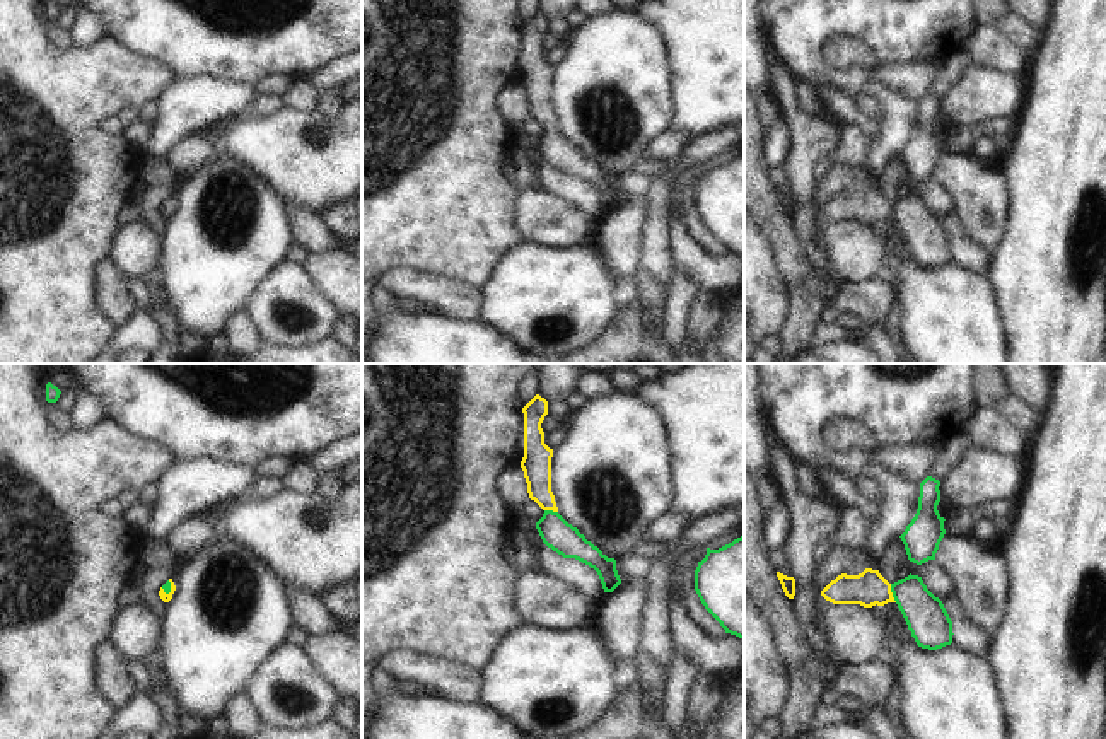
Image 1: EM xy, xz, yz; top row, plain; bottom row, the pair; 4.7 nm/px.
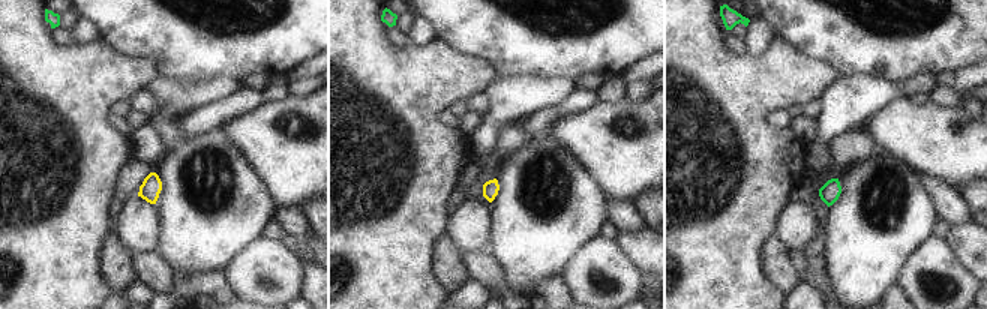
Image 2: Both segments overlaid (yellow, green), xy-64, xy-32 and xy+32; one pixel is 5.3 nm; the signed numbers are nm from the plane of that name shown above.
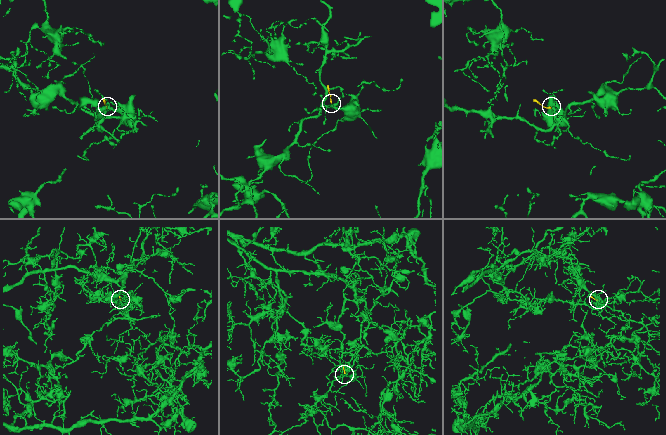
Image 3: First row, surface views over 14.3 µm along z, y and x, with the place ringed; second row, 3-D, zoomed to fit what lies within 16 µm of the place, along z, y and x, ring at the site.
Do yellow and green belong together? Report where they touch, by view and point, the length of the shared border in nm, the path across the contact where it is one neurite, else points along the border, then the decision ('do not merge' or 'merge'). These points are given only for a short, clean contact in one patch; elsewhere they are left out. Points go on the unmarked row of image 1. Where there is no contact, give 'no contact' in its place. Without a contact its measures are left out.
contact yz (891, 210); length 90 nm; way yz (869, 205), (891, 210), (900, 210), (927, 238); merge

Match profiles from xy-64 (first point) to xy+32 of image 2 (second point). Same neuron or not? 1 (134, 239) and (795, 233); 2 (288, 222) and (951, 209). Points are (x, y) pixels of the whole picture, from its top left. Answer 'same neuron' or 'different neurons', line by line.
1: same neuron
2: same neuron

